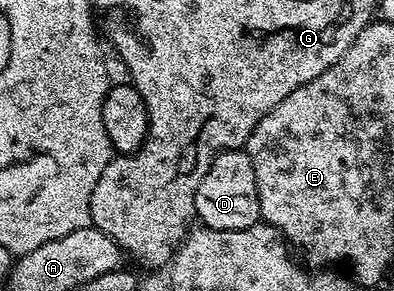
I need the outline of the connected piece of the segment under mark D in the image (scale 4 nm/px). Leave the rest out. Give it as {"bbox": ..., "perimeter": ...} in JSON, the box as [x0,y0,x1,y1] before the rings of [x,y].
{"bbox":[195,149,261,230],"perimeter":[[[247,149],[223,150],[210,164],[210,172],[202,176],[196,193],[195,217],[203,225],[219,230],[250,228],[261,221],[258,204],[258,184],[254,180],[254,164],[250,164]]]}

